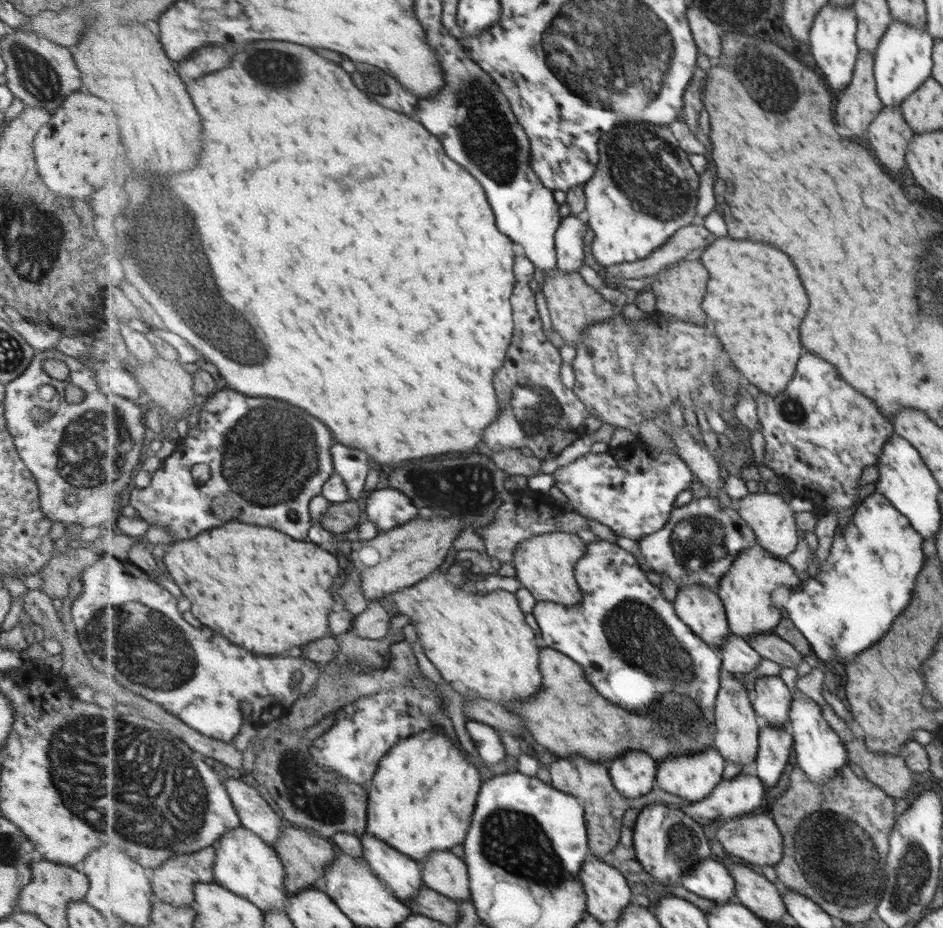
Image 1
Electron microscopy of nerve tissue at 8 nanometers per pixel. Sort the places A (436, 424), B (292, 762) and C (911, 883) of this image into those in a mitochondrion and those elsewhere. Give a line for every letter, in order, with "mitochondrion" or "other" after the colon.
A: other
B: mitochondrion
C: mitochondrion

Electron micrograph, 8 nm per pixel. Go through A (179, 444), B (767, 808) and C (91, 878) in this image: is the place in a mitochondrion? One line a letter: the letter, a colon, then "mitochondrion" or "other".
A: other
B: other
C: other

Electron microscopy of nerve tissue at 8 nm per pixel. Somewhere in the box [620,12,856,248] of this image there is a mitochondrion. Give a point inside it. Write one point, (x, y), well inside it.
(773, 82)

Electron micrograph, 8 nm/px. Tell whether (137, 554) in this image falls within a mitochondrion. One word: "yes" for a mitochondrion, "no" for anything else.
no

